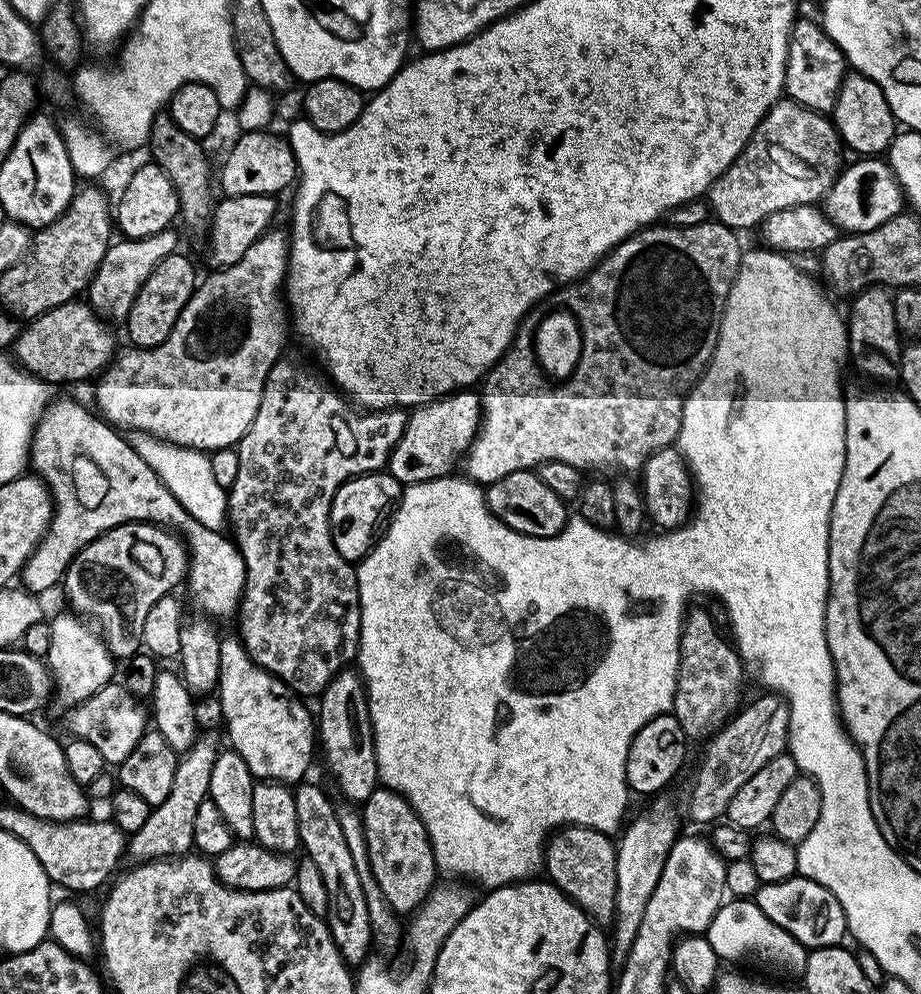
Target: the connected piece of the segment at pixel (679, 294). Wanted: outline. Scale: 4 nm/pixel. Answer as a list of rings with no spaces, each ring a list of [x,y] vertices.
[[[709,222],[689,228],[660,227],[641,228],[640,231],[635,232],[633,236],[629,236],[628,239],[620,243],[617,248],[606,253],[592,267],[587,276],[571,284],[563,285],[552,293],[551,303],[554,302],[556,304],[553,305],[573,313],[576,321],[580,324],[580,332],[584,335],[578,366],[569,374],[567,380],[553,382],[545,376],[540,365],[536,363],[536,328],[542,319],[542,312],[540,312],[539,307],[534,307],[525,314],[516,330],[516,337],[513,338],[512,345],[504,351],[504,357],[488,371],[487,376],[482,381],[482,389],[484,388],[485,393],[483,392],[483,395],[480,396],[480,411],[482,413],[480,429],[477,430],[472,445],[462,457],[462,468],[464,464],[462,472],[467,479],[481,486],[487,486],[506,478],[506,474],[536,470],[546,462],[566,462],[566,466],[574,466],[585,473],[596,471],[592,473],[636,474],[658,450],[671,448],[679,441],[684,400],[712,361],[712,355],[720,337],[720,323],[724,317],[724,307],[728,301],[732,284],[740,273],[742,247],[740,248],[739,242],[736,241],[737,233],[719,222]]]

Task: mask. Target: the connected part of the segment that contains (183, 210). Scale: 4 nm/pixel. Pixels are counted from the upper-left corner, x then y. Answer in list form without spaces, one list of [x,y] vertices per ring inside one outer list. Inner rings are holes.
[[[161,114],[154,118],[154,126],[150,130],[150,138],[147,147],[152,148],[151,159],[170,178],[174,190],[180,199],[180,216],[189,232],[194,236],[209,235],[212,226],[212,188],[214,192],[214,168],[208,165],[208,156],[199,139],[186,130],[178,127],[178,122],[167,114]]]

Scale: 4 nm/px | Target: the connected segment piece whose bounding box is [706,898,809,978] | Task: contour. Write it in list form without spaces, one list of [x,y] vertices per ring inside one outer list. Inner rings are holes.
[[[752,898],[729,899],[714,914],[707,933],[710,946],[714,946],[714,954],[718,954],[721,961],[749,960],[752,964],[761,964],[772,972],[785,972],[788,976],[803,977],[808,961],[809,949],[799,944],[790,933],[782,930],[756,905]]]

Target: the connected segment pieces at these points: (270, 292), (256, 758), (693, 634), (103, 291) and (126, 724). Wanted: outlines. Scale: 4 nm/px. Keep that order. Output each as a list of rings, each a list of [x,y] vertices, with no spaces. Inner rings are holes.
[[[269,230],[246,250],[246,254],[237,264],[232,264],[229,268],[216,268],[208,277],[201,279],[197,283],[196,291],[186,302],[182,314],[178,314],[178,322],[174,322],[174,330],[170,330],[170,338],[162,342],[156,348],[137,348],[128,346],[128,349],[121,351],[113,359],[112,363],[100,373],[96,388],[96,402],[99,413],[117,429],[128,432],[145,432],[151,436],[157,436],[160,440],[165,440],[171,444],[177,444],[183,448],[199,448],[201,452],[209,454],[216,452],[219,448],[236,448],[241,438],[250,430],[250,422],[254,422],[254,414],[258,414],[258,406],[262,406],[262,390],[266,386],[266,378],[270,374],[276,361],[281,359],[284,343],[290,336],[290,316],[286,311],[285,301],[282,299],[282,289],[286,284],[288,274],[288,250],[290,247],[290,236],[287,231],[276,232]]]
[[[225,635],[220,641],[222,666],[220,667],[220,682],[218,697],[221,702],[223,727],[228,728],[228,740],[231,751],[236,752],[250,766],[256,780],[278,780],[289,786],[303,781],[312,764],[312,747],[318,744],[318,736],[314,731],[314,716],[308,713],[308,708],[299,695],[290,694],[288,685],[282,683],[277,676],[270,674],[262,666],[258,666],[244,649],[239,635]]]
[[[689,607],[684,618],[684,629],[680,639],[680,665],[678,666],[678,682],[674,690],[674,702],[671,715],[678,718],[682,730],[686,730],[689,741],[703,741],[720,731],[722,725],[741,707],[740,691],[744,688],[744,671],[746,665],[740,659],[740,653],[730,643],[729,637],[716,629],[712,616],[704,608]]]
[[[167,228],[158,234],[150,234],[150,238],[137,240],[120,238],[109,244],[94,278],[88,283],[86,293],[87,303],[92,305],[92,309],[99,316],[109,322],[127,321],[130,306],[134,306],[134,298],[138,298],[138,290],[142,290],[146,278],[150,278],[154,266],[158,266],[162,258],[171,256],[177,251],[174,233],[172,228]]]
[[[113,682],[67,713],[68,728],[75,739],[90,742],[90,746],[98,746],[98,754],[106,758],[123,758],[130,754],[130,750],[134,750],[134,746],[138,746],[150,724],[145,705],[143,708],[140,704],[143,703],[137,696],[130,694],[123,684]]]

